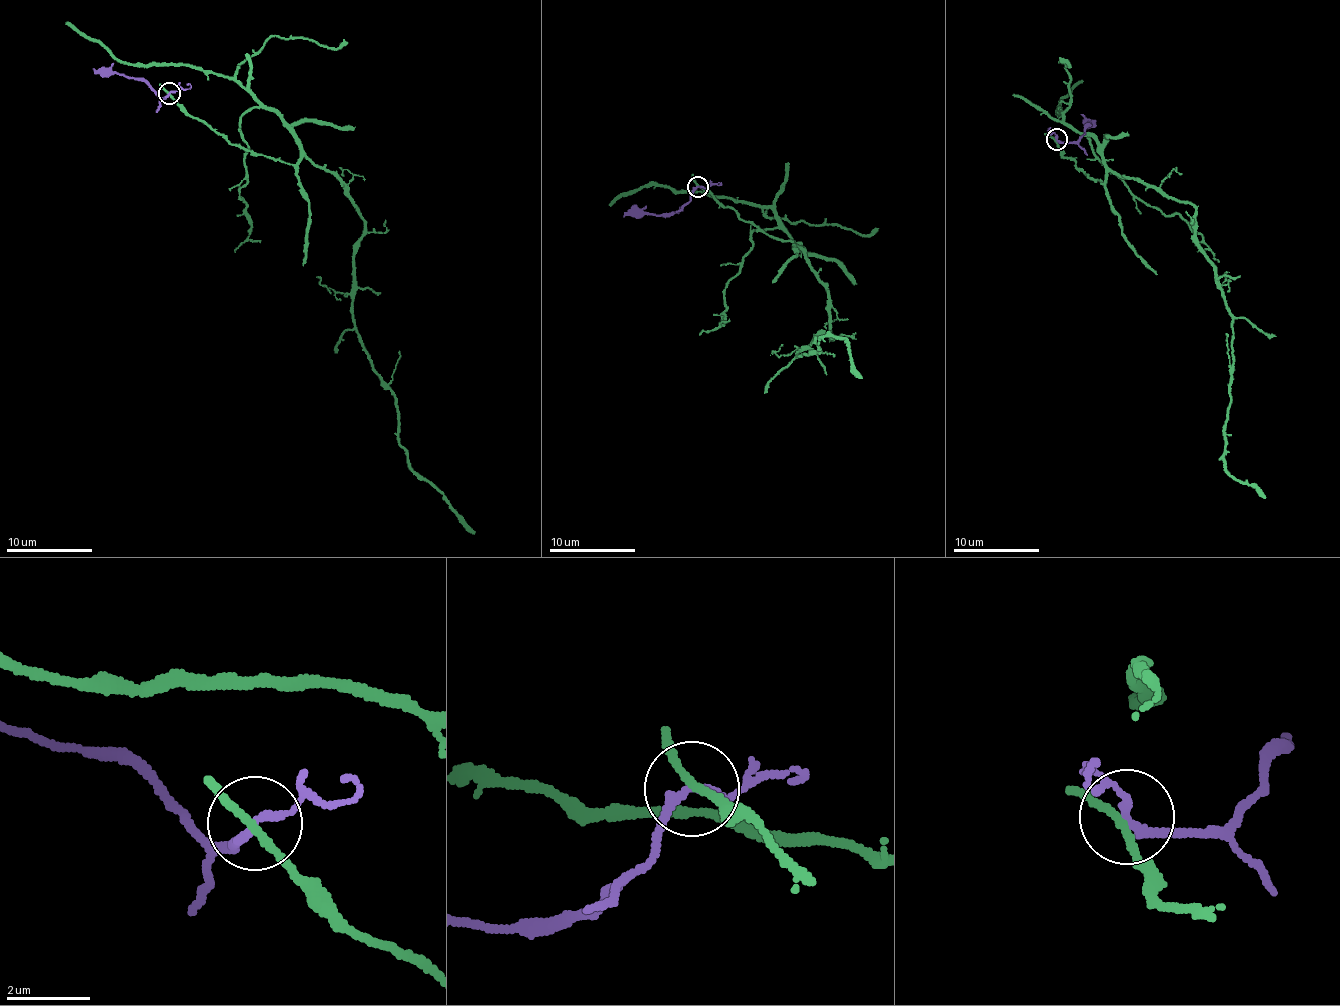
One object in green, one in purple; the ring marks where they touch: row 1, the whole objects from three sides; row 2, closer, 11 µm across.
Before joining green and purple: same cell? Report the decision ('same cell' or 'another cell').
another cell

